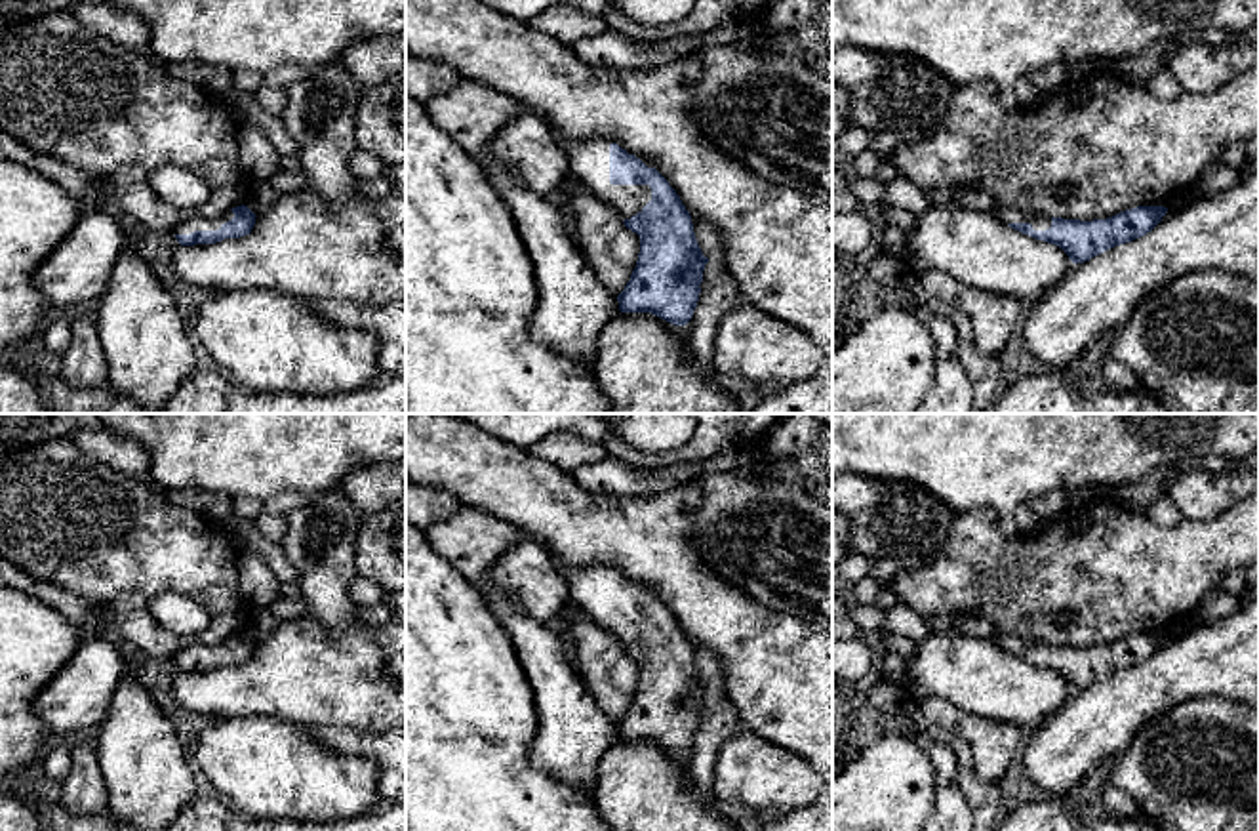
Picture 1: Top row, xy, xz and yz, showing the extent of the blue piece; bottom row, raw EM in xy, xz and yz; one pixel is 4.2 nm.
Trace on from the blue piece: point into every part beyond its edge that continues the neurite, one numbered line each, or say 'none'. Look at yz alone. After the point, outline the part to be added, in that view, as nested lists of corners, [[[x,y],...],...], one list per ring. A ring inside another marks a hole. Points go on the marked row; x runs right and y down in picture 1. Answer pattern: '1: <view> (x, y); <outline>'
1: yz (1006, 214); [[[998,206],[992,213],[1006,225],[1030,223],[1034,231],[1046,231],[1051,227],[1051,217],[1023,212],[1023,210],[1013,208],[1013,206]]]

